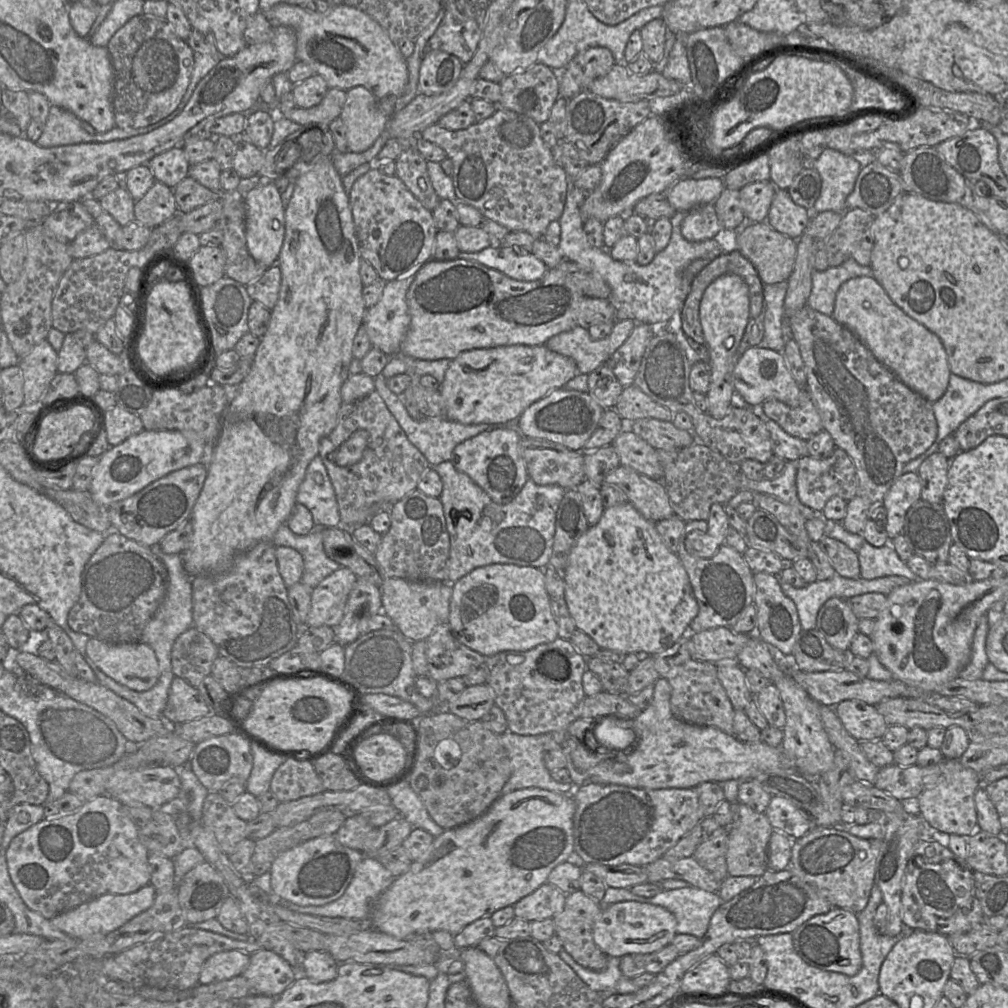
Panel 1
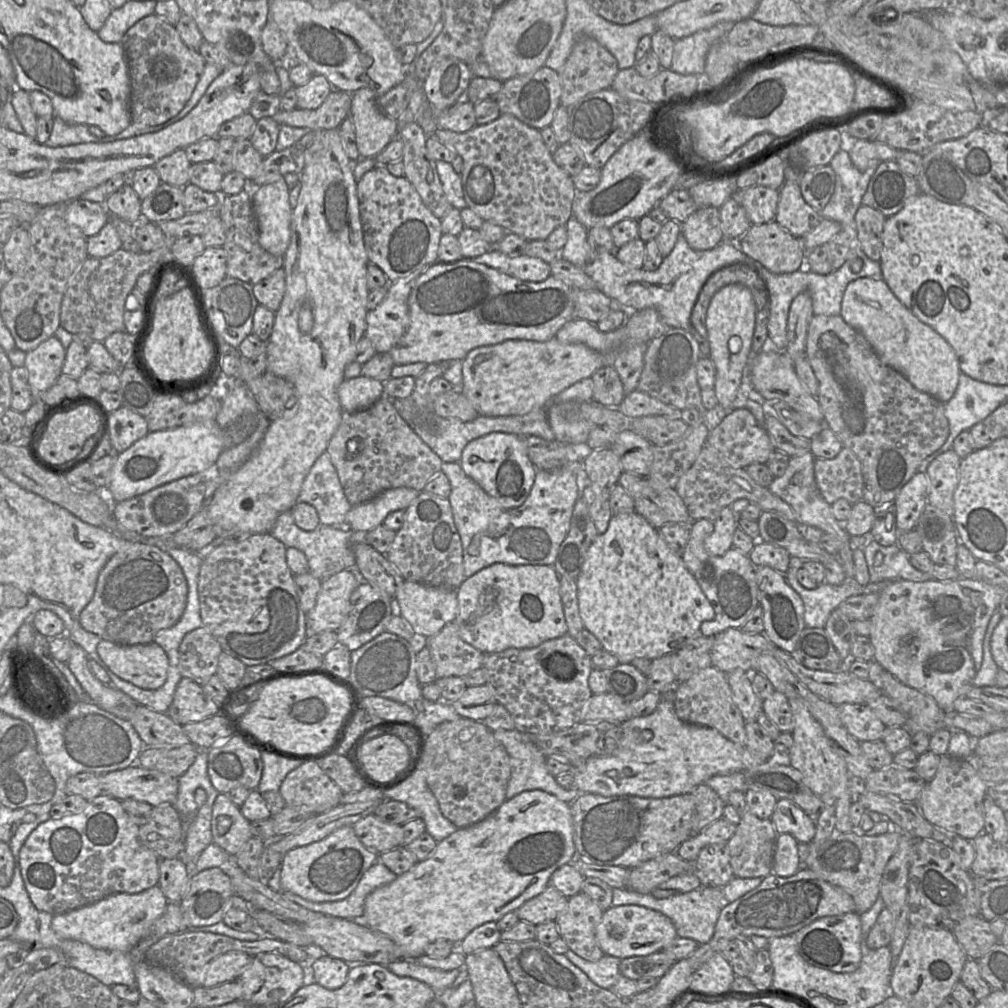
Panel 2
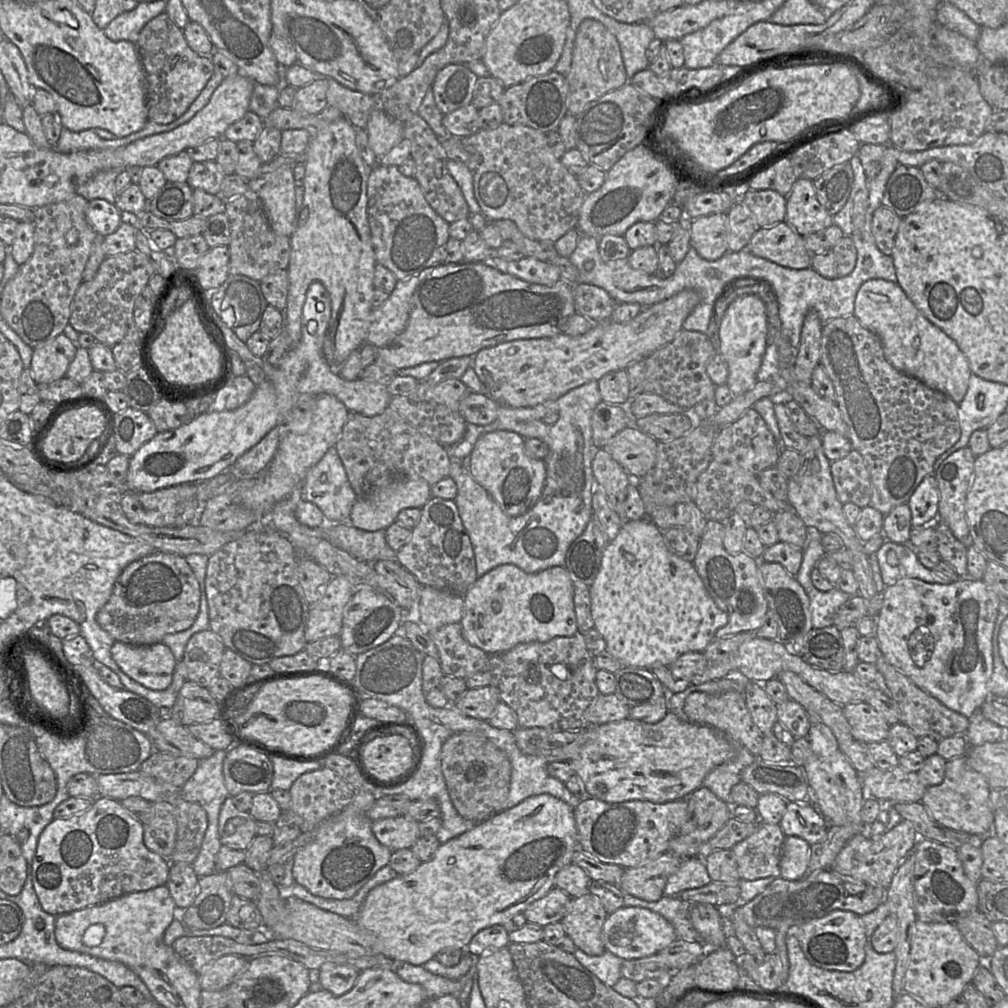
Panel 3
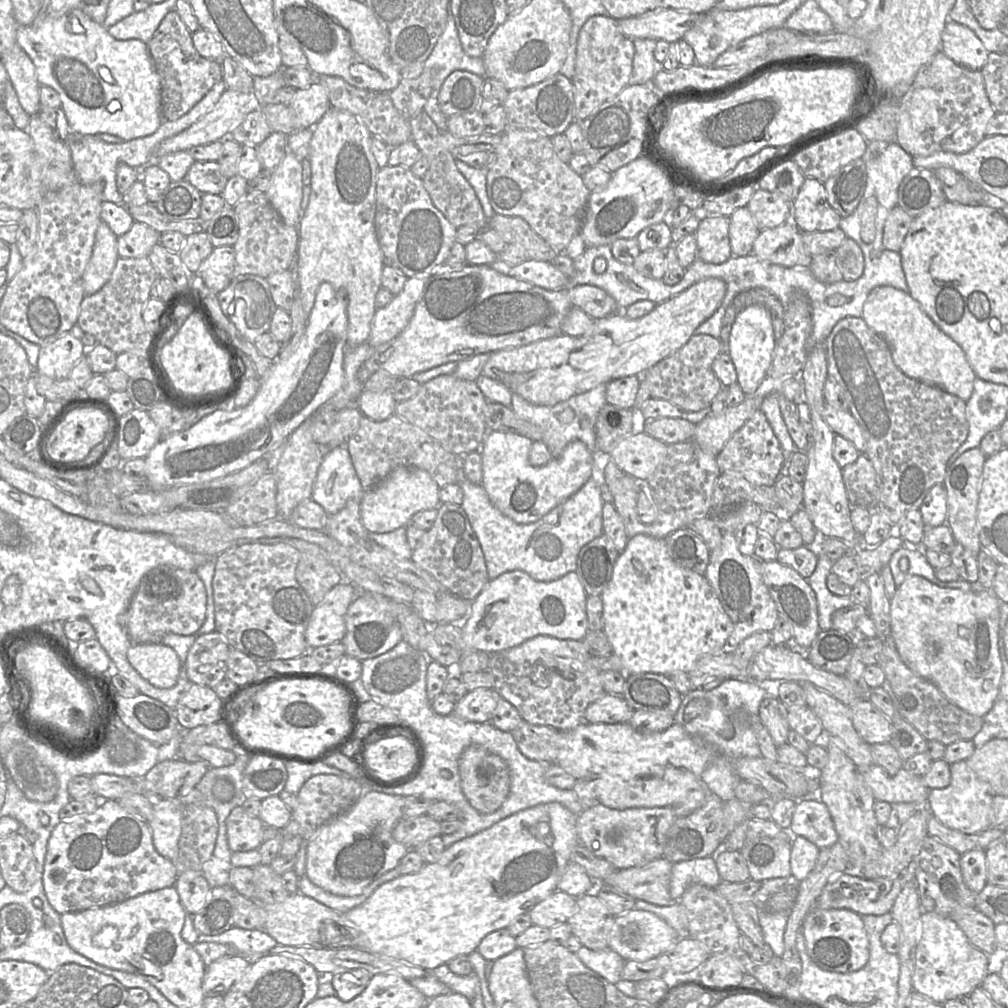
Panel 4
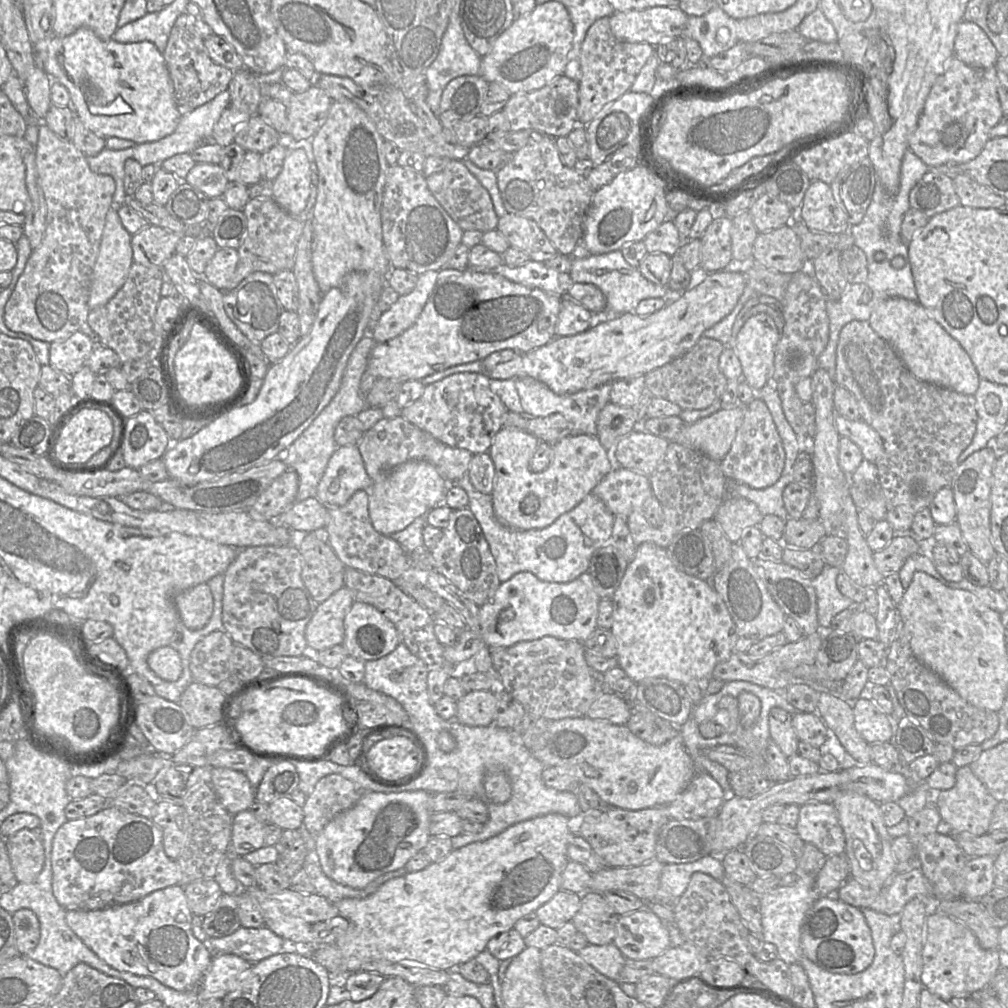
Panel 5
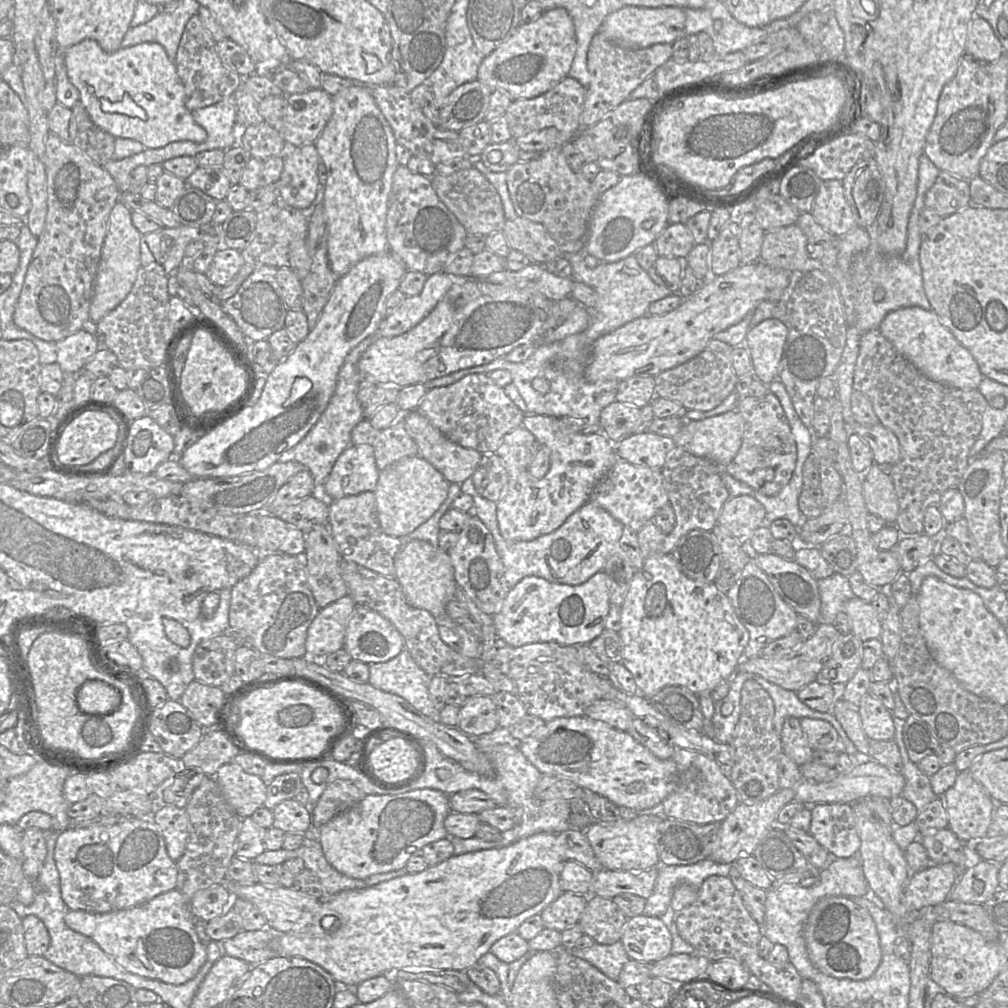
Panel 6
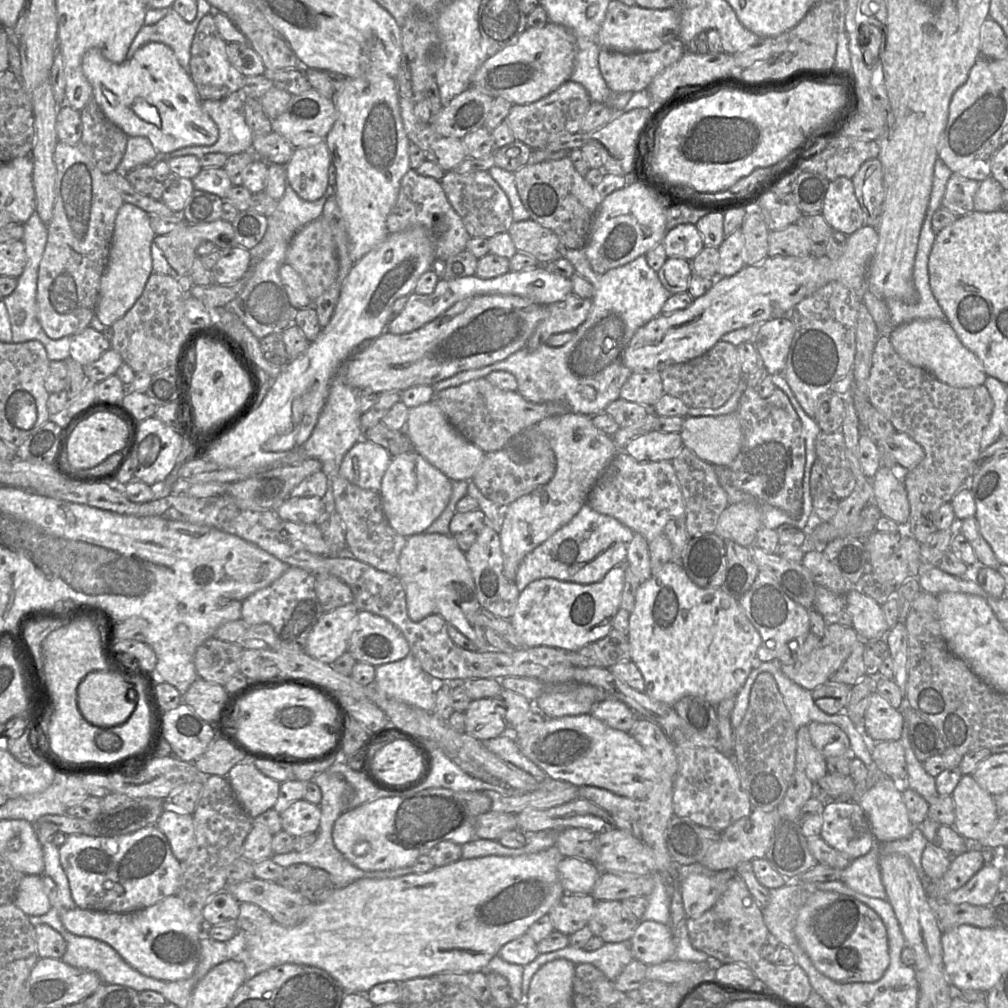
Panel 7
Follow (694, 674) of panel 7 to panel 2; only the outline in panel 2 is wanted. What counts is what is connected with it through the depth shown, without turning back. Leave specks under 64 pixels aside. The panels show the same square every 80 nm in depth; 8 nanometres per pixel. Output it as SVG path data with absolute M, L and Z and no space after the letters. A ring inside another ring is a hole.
M635 511L613 514L607 530L603 534L599 534L590 546L586 560L577 578L577 598L584 629L590 631L600 641L603 649L615 655L619 662L624 664L630 664L635 658L653 660L676 651L687 640L696 636L703 636L700 634L701 624L715 617L715 611L710 601L705 596L695 577L687 569L682 558L671 550L658 529Z

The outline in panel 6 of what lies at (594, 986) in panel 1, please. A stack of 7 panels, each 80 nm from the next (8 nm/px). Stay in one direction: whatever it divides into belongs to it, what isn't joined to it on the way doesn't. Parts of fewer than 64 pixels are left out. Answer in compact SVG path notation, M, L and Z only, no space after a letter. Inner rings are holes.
M622 942L610 945L595 943L586 949L568 950L573 956L589 962L605 976L616 981L624 965L631 960L627 955Z

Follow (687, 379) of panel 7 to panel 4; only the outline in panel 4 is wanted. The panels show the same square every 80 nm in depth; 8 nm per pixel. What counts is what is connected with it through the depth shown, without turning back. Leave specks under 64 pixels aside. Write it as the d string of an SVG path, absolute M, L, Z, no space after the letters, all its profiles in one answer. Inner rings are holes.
M696 333L692 335L679 350L642 374L651 398L666 400L687 412L696 412L708 407L723 388L712 370L713 361L723 350L724 344L718 338Z

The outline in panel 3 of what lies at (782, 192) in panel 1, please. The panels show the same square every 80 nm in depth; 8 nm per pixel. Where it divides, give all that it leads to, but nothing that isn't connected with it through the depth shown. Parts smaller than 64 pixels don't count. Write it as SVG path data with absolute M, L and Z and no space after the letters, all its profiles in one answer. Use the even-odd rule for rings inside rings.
M797 179L786 197L785 221L804 237L833 225L833 216L818 201L813 180Z

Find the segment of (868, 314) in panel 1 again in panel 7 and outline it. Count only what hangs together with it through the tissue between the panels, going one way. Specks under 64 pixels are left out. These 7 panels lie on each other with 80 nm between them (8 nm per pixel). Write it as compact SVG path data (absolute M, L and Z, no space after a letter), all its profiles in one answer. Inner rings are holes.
M919 319L903 323L891 331L889 340L902 359L928 371L949 386L976 387L982 385L988 376L981 361L960 341L946 319Z

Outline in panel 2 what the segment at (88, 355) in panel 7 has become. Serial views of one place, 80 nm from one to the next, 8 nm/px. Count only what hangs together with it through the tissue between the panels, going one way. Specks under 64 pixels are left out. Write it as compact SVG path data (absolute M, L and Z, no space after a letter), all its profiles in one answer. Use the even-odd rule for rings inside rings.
M55 336L43 341L35 349L26 353L24 367L28 371L28 384L34 401L41 400L42 395L62 375L65 356L66 348Z

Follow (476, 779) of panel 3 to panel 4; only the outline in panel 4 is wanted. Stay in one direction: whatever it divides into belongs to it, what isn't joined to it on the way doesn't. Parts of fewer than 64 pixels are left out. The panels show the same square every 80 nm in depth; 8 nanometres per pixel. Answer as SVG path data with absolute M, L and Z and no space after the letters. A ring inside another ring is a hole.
M478 745L467 747L458 761L461 788L469 804L481 814L491 814L506 801L511 787L508 765L498 755Z

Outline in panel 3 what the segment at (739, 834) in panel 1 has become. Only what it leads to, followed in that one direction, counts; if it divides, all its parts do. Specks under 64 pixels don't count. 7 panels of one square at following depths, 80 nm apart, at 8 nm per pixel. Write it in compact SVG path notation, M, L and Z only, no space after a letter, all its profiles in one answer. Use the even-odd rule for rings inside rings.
M760 822L751 836L731 849L740 878L753 881L780 877L780 859L785 837L779 825Z

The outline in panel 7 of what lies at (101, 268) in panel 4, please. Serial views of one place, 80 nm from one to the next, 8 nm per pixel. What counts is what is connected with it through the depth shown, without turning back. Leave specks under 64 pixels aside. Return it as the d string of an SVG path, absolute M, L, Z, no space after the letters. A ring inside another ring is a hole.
M125 202L117 213L108 262L100 281L95 313L100 322L106 326L111 327L134 306L153 273L151 247L156 234L151 228L150 219L147 212Z

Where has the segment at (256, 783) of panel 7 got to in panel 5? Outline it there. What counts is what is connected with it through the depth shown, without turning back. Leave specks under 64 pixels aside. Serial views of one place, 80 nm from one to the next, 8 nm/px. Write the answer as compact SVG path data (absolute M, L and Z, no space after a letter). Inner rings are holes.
M213 768L210 785L220 803L232 815L249 810L256 801L256 788L245 773L229 768Z

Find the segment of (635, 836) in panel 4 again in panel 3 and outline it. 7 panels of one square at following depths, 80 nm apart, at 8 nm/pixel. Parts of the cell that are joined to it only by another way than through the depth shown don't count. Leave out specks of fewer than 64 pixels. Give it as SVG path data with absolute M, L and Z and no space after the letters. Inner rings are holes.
M586 796L573 813L578 847L602 863L627 869L643 866L669 850L671 839L679 835L688 820L689 801L684 798L660 804L642 800L607 803Z

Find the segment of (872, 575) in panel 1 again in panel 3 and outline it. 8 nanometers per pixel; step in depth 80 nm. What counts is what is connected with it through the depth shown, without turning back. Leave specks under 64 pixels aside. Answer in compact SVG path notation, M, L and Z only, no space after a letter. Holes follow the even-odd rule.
M885 541L880 549L873 554L880 565L882 581L886 586L895 585L904 578L917 578L931 584L949 584L950 578L939 576L923 566L918 559L918 553L905 544L895 544Z

